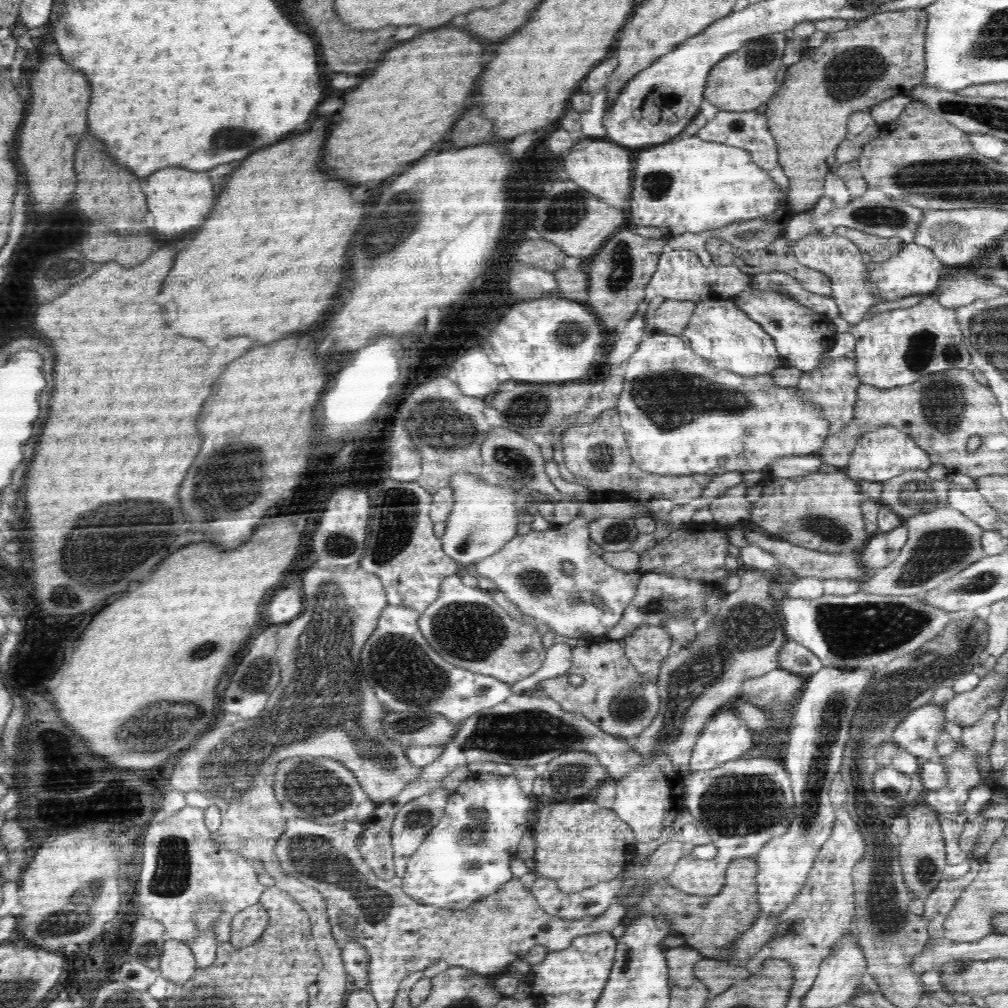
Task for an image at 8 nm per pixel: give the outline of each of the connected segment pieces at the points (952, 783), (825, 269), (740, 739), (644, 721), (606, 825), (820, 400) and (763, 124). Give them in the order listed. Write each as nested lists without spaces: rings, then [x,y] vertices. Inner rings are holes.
[[[988,708],[986,714],[982,716],[982,720],[978,720],[972,726],[962,727],[961,744],[963,744],[963,749],[960,749],[960,745],[957,744],[956,750],[952,754],[944,756],[944,769],[948,773],[948,784],[944,788],[940,788],[940,790],[926,790],[928,794],[923,795],[924,800],[926,800],[924,803],[932,806],[941,816],[950,813],[964,814],[970,788],[985,782],[989,763],[987,766],[980,766],[979,762],[980,760],[988,760],[987,752],[993,741],[994,725],[998,722],[998,717],[998,709]]]
[[[816,232],[804,236],[798,242],[790,241],[790,248],[802,266],[819,271],[823,277],[829,278],[831,284],[829,295],[836,301],[839,308],[838,316],[845,322],[850,324],[863,322],[864,316],[868,318],[870,308],[880,302],[878,293],[872,291],[868,285],[868,273],[866,265],[862,263],[859,248],[851,240],[834,232],[830,236],[821,236]]]
[[[723,707],[704,724],[702,732],[698,733],[696,746],[692,750],[689,762],[689,770],[690,772],[712,770],[728,760],[754,753],[758,750],[756,744],[758,744],[756,733],[748,730],[747,722],[742,720],[734,710]]]
[[[623,639],[589,641],[583,647],[573,648],[571,655],[572,666],[564,676],[541,680],[536,689],[555,700],[566,712],[580,713],[612,736],[637,737],[652,724],[660,710],[658,683],[640,677],[636,667],[626,658]],[[569,674],[579,674],[584,678],[583,683],[573,687],[568,681]]]
[[[584,799],[584,802],[568,804],[562,802],[550,803],[541,801],[537,806],[535,813],[538,816],[534,826],[534,841],[536,841],[536,876],[540,878],[554,880],[556,886],[564,892],[580,892],[584,888],[596,886],[600,882],[618,879],[620,872],[624,871],[634,860],[636,855],[636,838],[632,834],[632,828],[627,822],[620,820],[612,810],[600,808],[598,804],[590,802],[594,799]]]
[[[837,357],[830,365],[820,366],[808,372],[803,372],[798,385],[802,397],[812,404],[821,406],[824,418],[829,422],[829,435],[840,432],[843,427],[854,420],[854,404],[857,400],[857,391],[861,381],[855,369],[855,360],[846,357]]]
[[[721,110],[716,113],[716,116],[708,124],[702,127],[702,130],[698,132],[698,136],[706,142],[720,142],[748,151],[752,162],[758,164],[775,182],[775,185],[780,186],[780,189],[786,193],[789,190],[789,177],[783,173],[782,165],[779,163],[779,150],[774,135],[768,127],[768,118],[764,113],[761,114],[755,110],[744,112]]]

